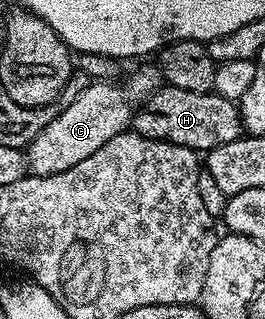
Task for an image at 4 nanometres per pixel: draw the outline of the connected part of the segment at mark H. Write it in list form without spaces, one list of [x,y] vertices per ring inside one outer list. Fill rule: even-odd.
[[[165,83],[152,93],[133,117],[132,132],[147,139],[159,139],[194,151],[223,147],[243,135],[238,102],[223,99],[215,92],[183,91],[183,87]]]

